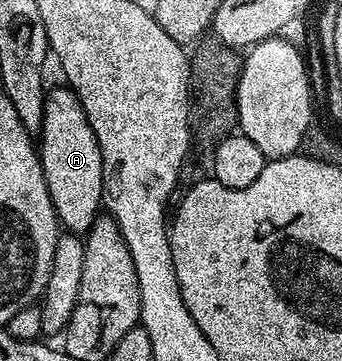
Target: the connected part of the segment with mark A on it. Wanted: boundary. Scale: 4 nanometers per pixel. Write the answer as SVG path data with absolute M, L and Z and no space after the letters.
M61 85L55 90L53 87L46 95L40 135L40 157L46 187L58 214L59 223L67 231L82 236L99 218L104 206L102 157L96 132L92 132L92 124L88 124L80 100L69 85Z

